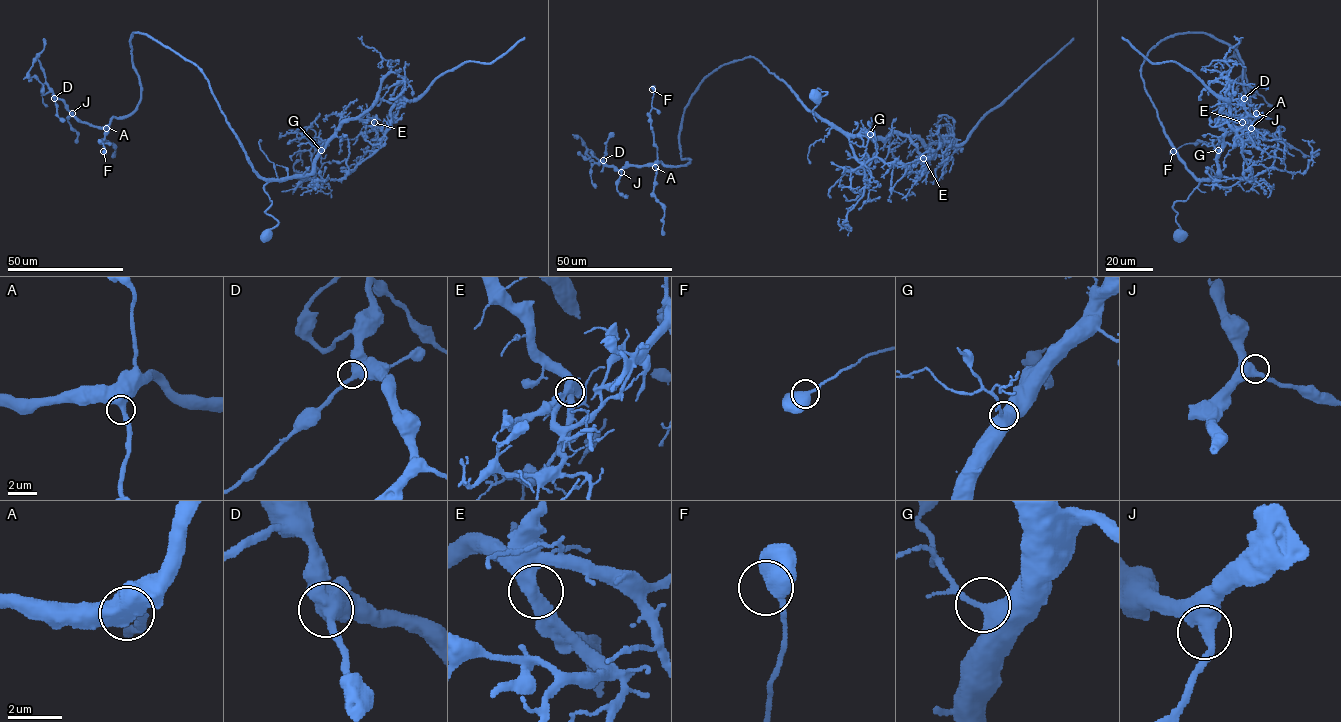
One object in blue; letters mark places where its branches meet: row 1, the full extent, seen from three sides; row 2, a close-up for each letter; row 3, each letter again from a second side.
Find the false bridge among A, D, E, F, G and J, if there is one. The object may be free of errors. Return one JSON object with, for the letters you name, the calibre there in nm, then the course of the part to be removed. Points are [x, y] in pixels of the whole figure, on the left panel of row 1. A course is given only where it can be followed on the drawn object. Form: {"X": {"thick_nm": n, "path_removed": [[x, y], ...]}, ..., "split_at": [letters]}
{"E": {"thick_nm": 480, "path_removed": [[375, 122], [365, 139], [377, 145], [397, 101], [414, 101], [438, 77], [465, 62], [492, 63], [524, 37]]}, "split_at": ["E"]}

